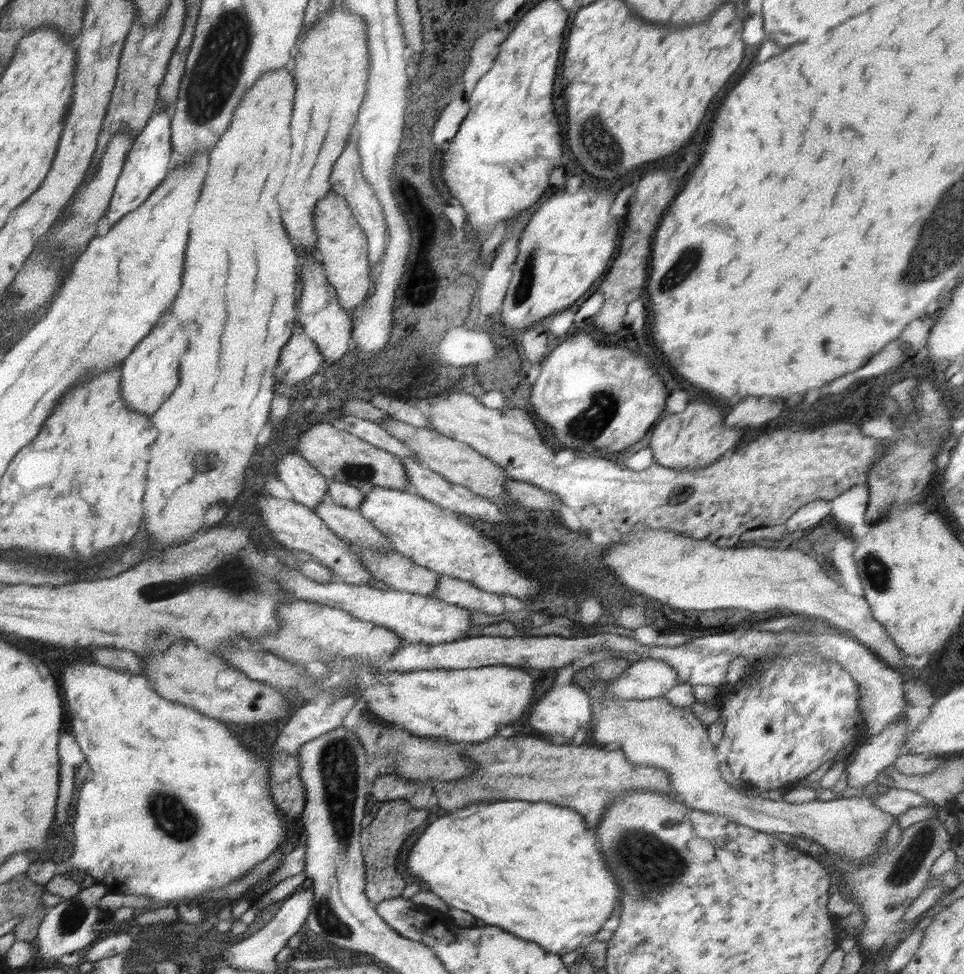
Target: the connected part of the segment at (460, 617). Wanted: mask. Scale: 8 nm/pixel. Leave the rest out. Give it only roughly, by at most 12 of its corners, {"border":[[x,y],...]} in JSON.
{"border":[[282,570],[295,599],[340,607],[405,644],[479,634],[467,608],[438,597],[318,584]]}

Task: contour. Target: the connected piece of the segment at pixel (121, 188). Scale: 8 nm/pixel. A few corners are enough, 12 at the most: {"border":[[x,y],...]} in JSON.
{"border":[[172,108],[134,140],[106,214],[118,224],[152,196],[175,156]]}

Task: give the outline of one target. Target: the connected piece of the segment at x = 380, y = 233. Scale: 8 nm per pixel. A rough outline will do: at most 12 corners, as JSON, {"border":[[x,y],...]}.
{"border":[[348,136],[332,168],[331,190],[345,198],[367,236],[368,264],[387,247],[381,204]]}

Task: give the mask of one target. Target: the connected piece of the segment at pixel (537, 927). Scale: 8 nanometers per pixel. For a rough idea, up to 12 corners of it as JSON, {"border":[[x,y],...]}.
{"border":[[474,802],[406,868],[453,909],[568,954],[620,886],[576,810]]}

